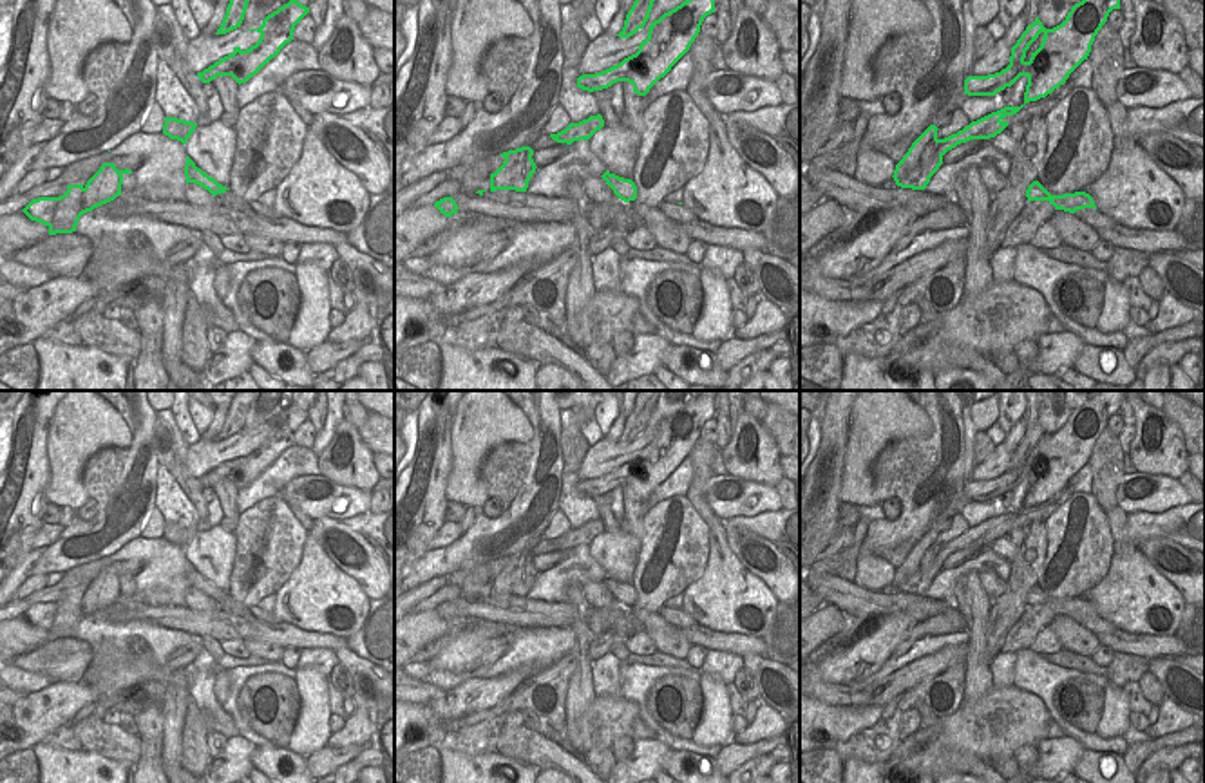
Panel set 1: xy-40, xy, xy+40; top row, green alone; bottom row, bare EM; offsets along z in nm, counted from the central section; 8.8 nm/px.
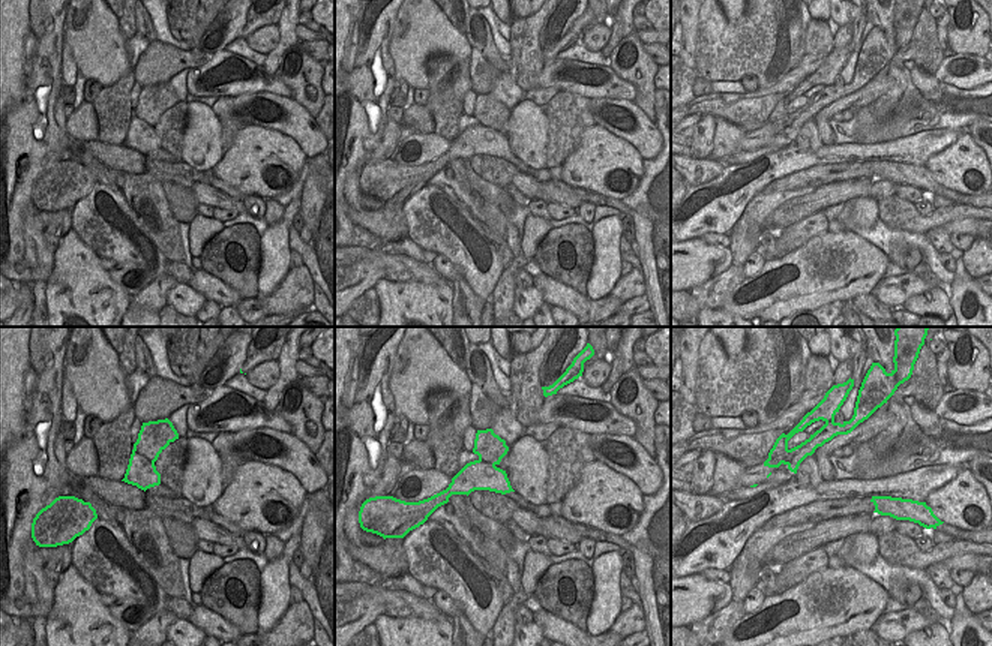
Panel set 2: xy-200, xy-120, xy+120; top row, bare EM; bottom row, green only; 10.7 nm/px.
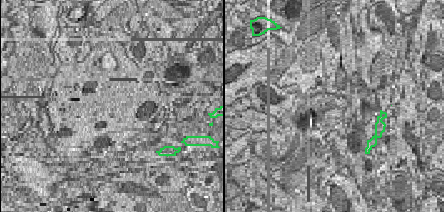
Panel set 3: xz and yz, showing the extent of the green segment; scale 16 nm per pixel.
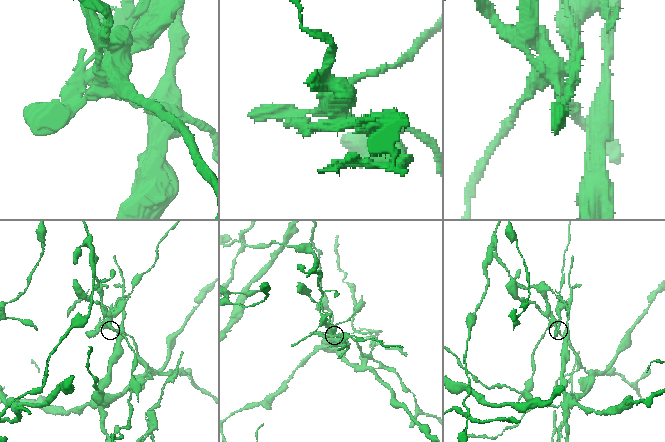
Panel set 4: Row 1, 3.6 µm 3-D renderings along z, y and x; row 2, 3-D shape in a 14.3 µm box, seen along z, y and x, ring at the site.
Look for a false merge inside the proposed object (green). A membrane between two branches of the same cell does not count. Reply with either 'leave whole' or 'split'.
split

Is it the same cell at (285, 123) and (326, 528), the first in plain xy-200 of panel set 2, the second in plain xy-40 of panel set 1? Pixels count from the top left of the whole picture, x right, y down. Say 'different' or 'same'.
same

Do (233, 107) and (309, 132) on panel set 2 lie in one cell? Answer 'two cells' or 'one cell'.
one cell

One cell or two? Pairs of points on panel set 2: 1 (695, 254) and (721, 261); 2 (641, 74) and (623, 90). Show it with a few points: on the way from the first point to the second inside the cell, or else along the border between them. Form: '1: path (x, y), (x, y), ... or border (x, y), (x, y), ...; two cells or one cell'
1: path (701, 260), (715, 260); one cell
2: border (610, 65), (634, 86), (634, 101); two cells

